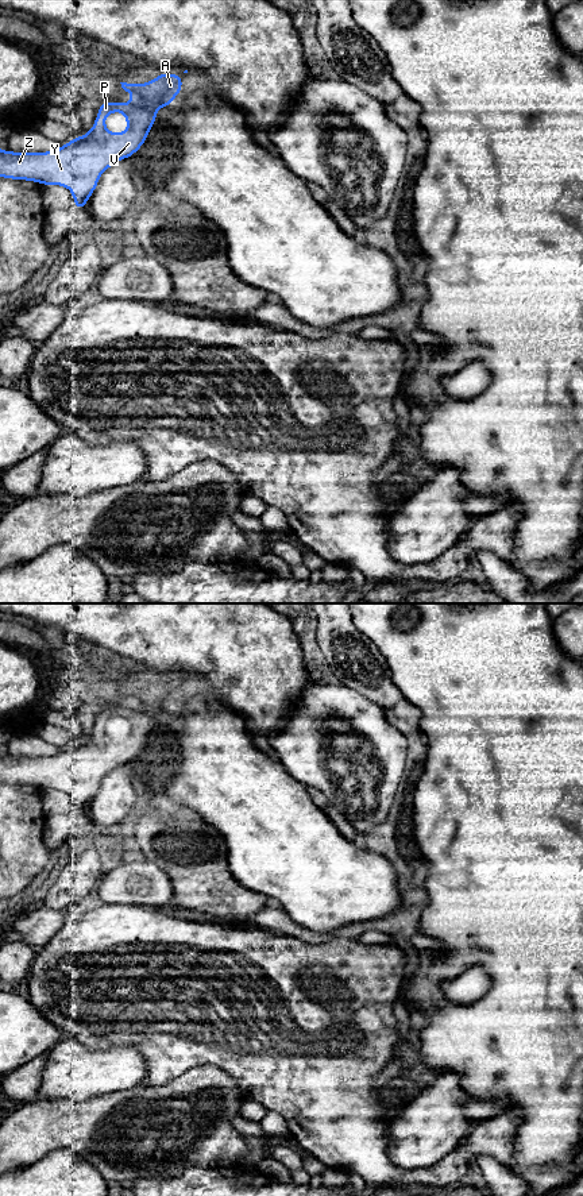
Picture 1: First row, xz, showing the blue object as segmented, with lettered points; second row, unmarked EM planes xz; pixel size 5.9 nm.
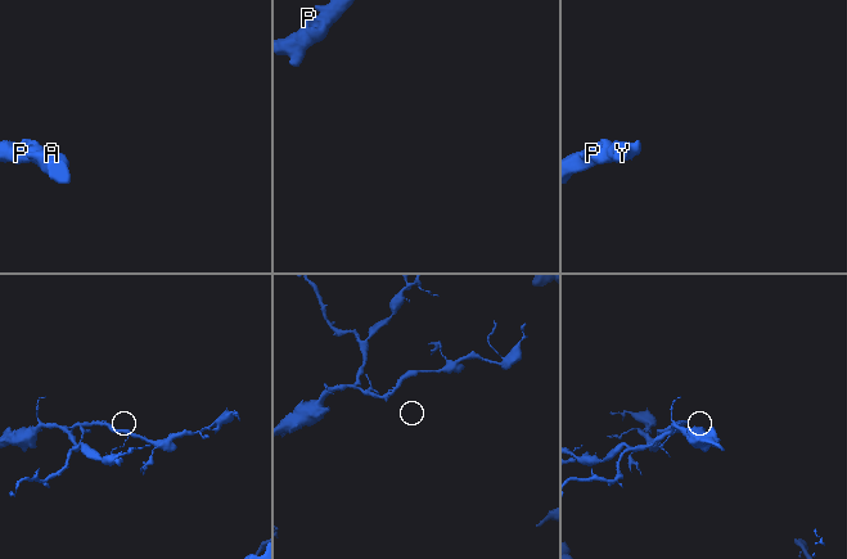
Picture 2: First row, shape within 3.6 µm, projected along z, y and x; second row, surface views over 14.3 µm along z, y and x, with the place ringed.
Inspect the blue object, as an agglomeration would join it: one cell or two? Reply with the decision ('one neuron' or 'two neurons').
one neuron

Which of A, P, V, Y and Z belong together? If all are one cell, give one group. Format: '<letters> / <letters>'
A P V Y Z

